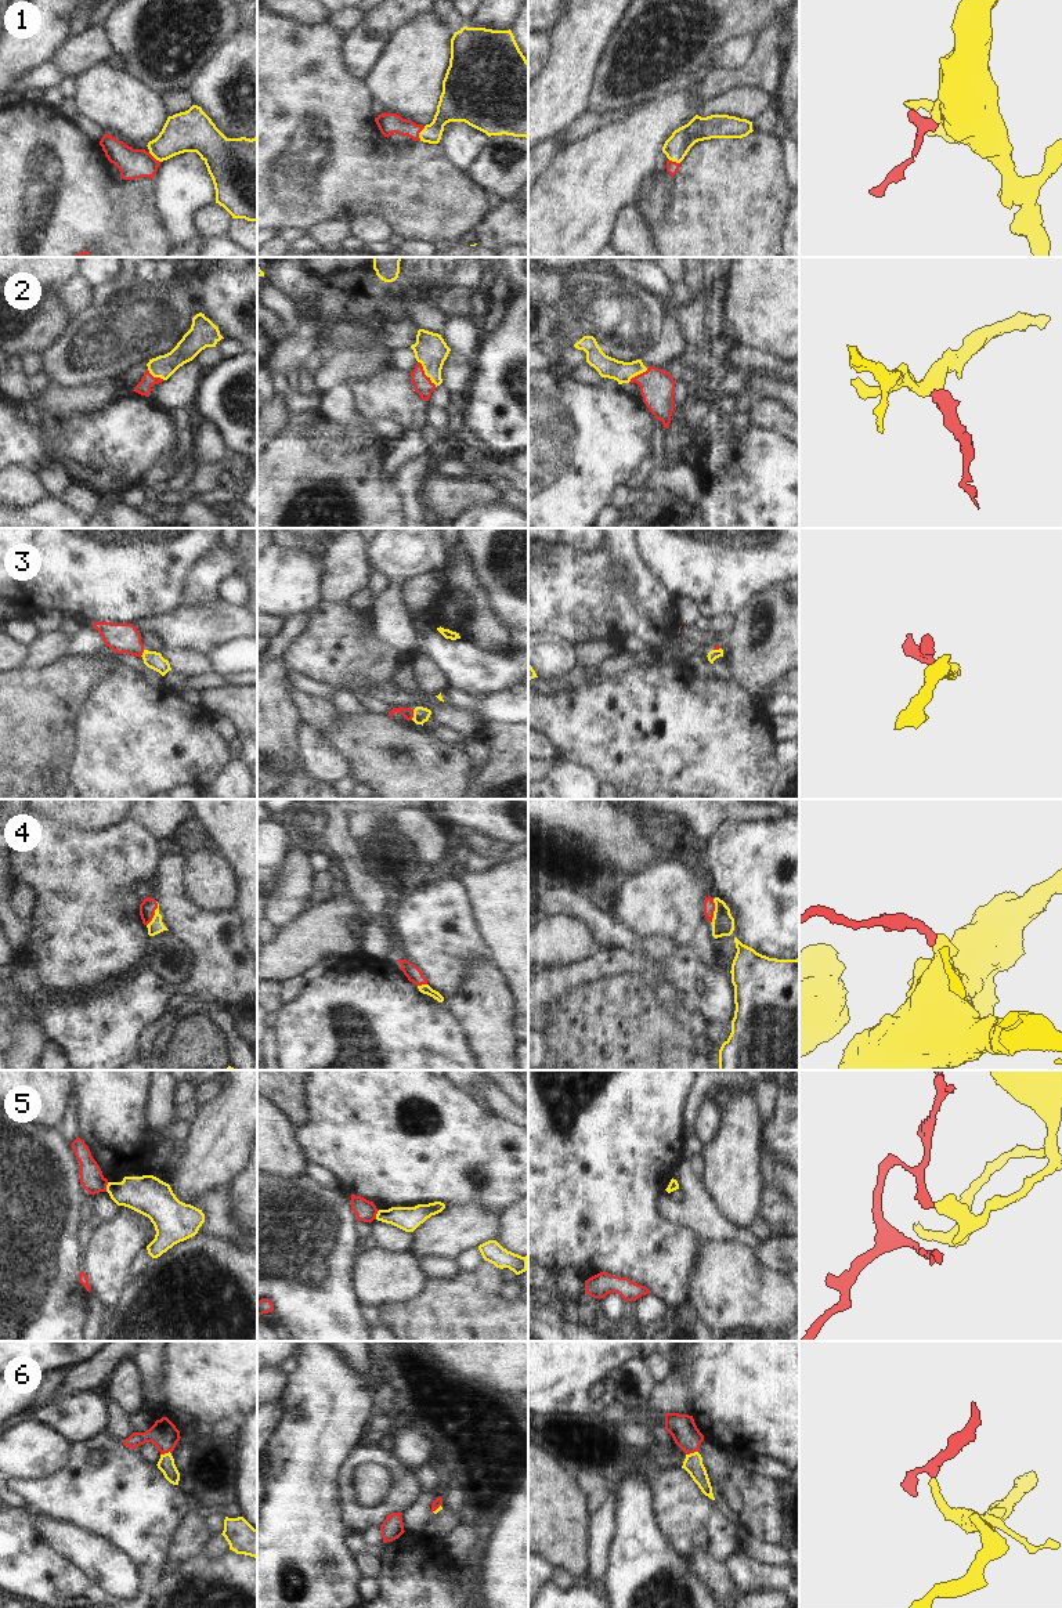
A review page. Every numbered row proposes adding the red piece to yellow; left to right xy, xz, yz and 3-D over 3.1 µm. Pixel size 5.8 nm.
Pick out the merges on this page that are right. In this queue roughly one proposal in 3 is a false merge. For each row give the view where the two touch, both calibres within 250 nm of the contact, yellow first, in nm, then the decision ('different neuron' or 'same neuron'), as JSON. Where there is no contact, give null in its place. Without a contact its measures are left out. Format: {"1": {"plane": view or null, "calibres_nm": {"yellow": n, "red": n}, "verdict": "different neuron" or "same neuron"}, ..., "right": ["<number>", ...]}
{"1": {"plane": "xz", "calibres_nm": {"yellow": 180, "red": 130}, "verdict": "same neuron"}, "2": {"plane": "xz", "calibres_nm": {"yellow": 190, "red": 110}, "verdict": "same neuron"}, "3": {"plane": "xz", "calibres_nm": {"yellow": 90, "red": 60}, "verdict": "same neuron"}, "4": {"plane": "yz", "calibres_nm": {"yellow": 130, "red": 60}, "verdict": "same neuron"}, "5": {"plane": "xy", "calibres_nm": {"yellow": 220, "red": 140}, "verdict": "different neuron"}, "6": {"plane": "yz", "calibres_nm": {"yellow": 110, "red": 160}, "verdict": "same neuron"}, "right": ["1", "2", "3", "4", "6"]}

